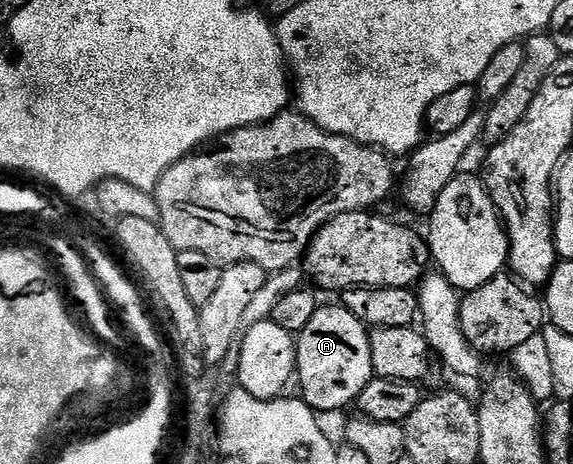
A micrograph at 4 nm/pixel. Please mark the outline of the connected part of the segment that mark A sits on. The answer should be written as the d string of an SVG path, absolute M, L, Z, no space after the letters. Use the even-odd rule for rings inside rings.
M334 302L327 308L320 306L316 314L312 314L308 326L297 333L296 343L296 384L302 387L301 399L319 414L338 412L349 404L351 407L364 386L375 379L370 332L358 321L356 314L343 308L341 303Z

